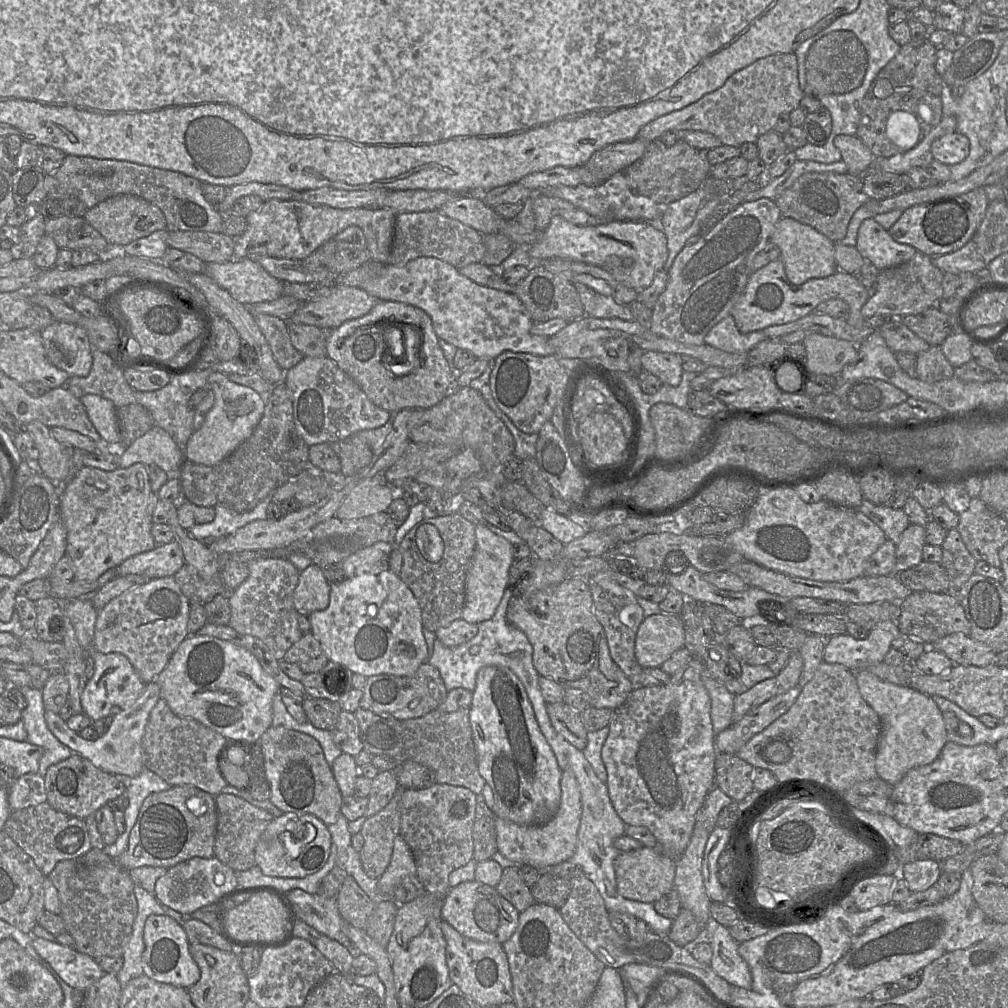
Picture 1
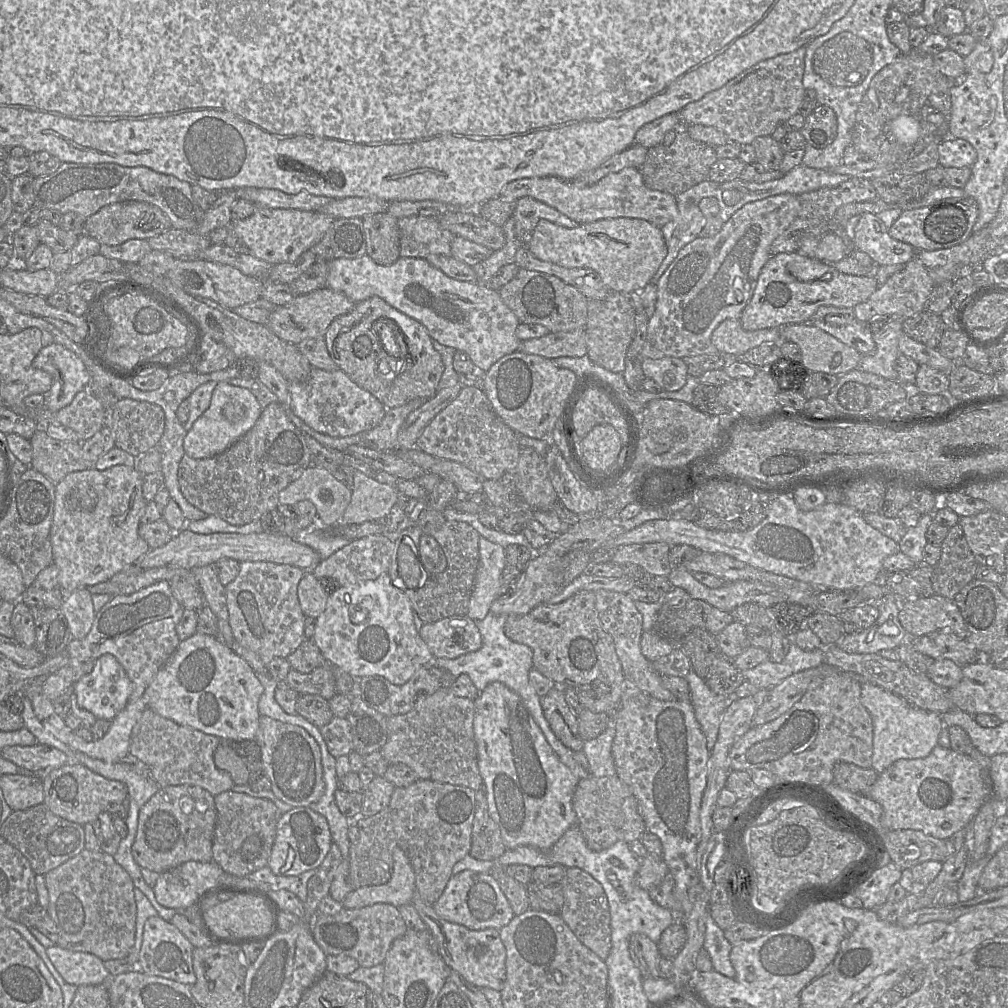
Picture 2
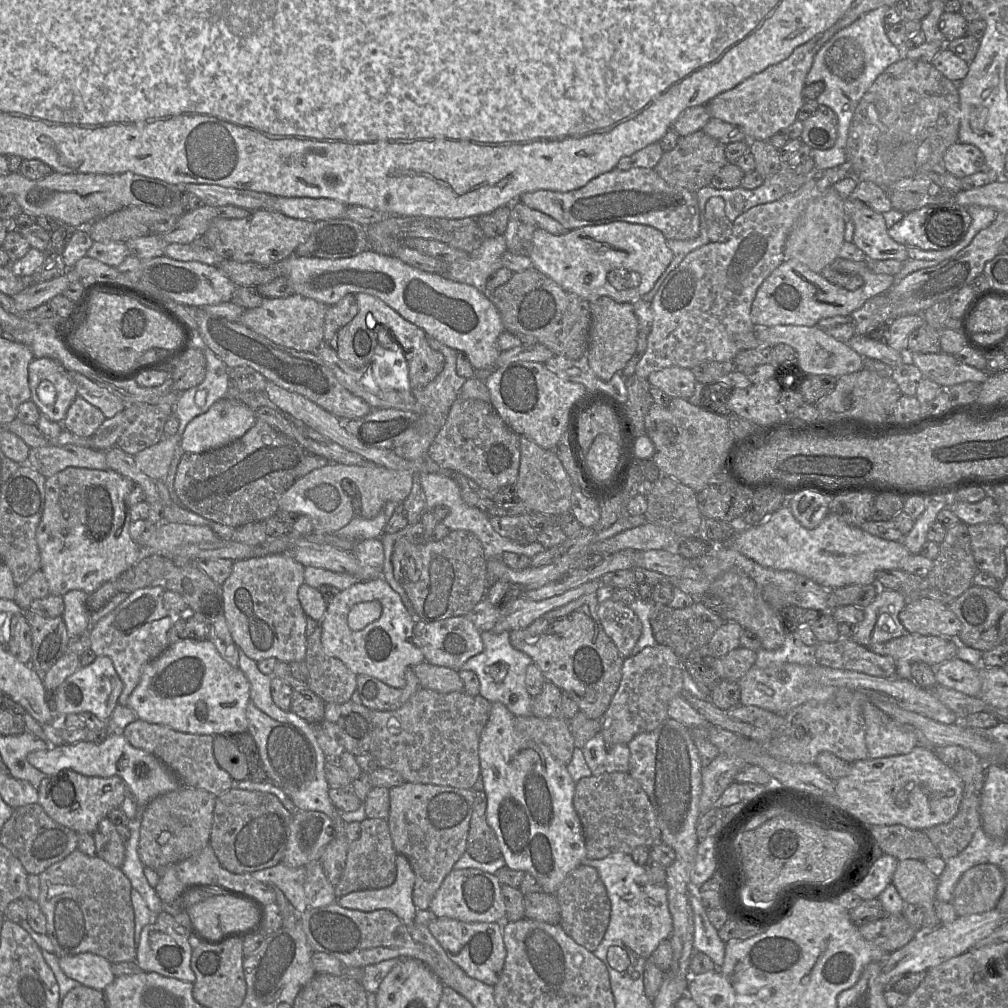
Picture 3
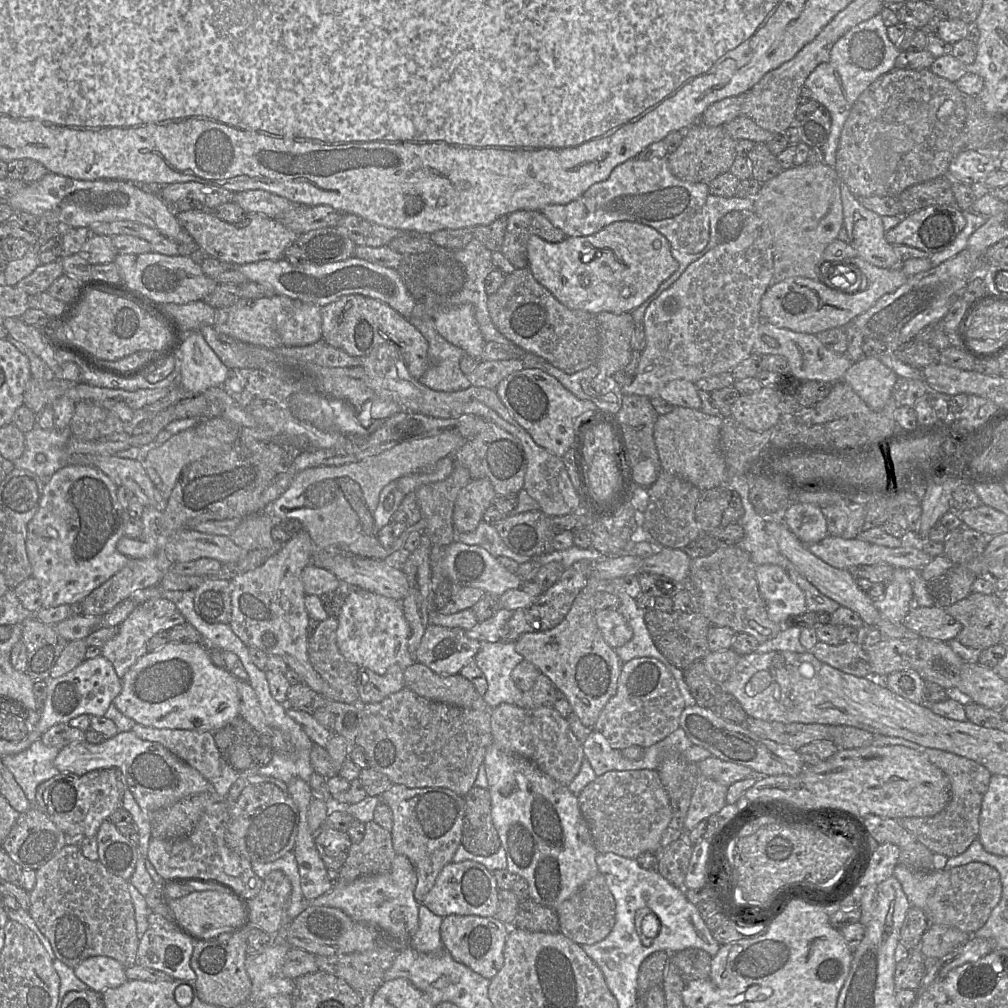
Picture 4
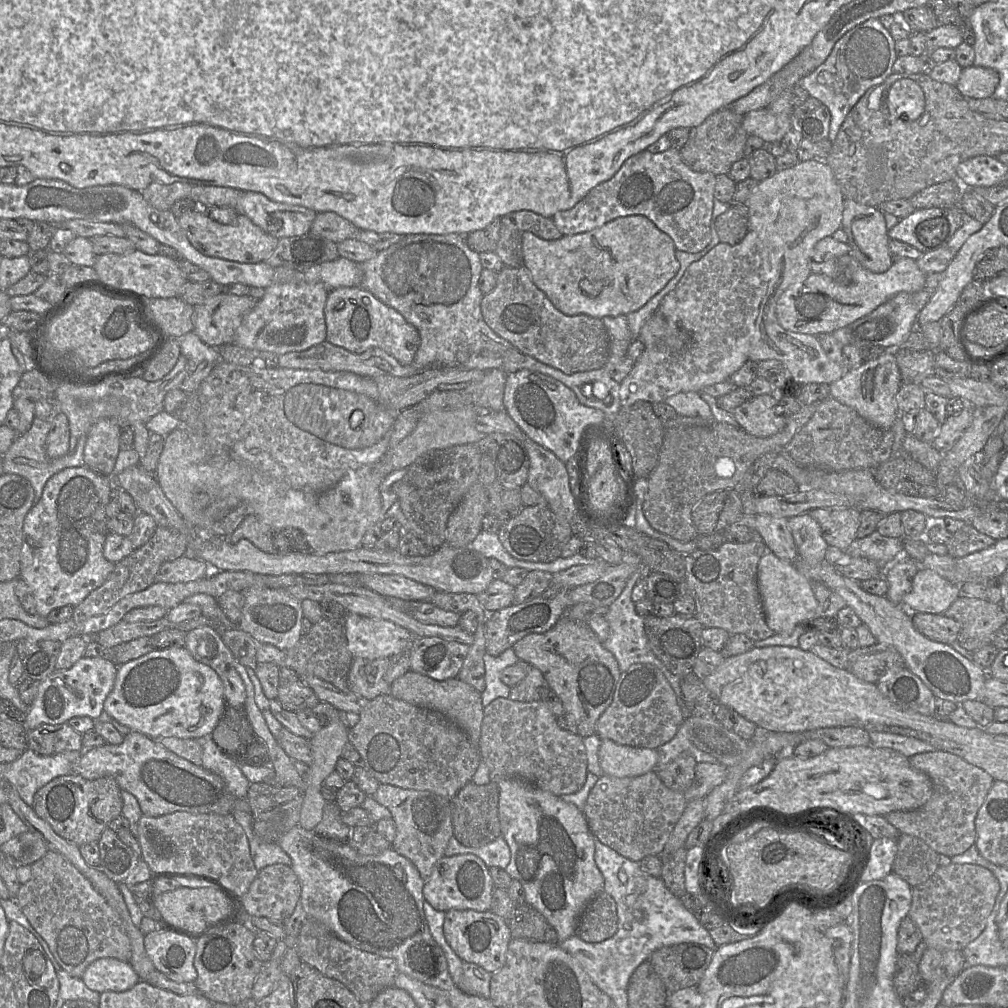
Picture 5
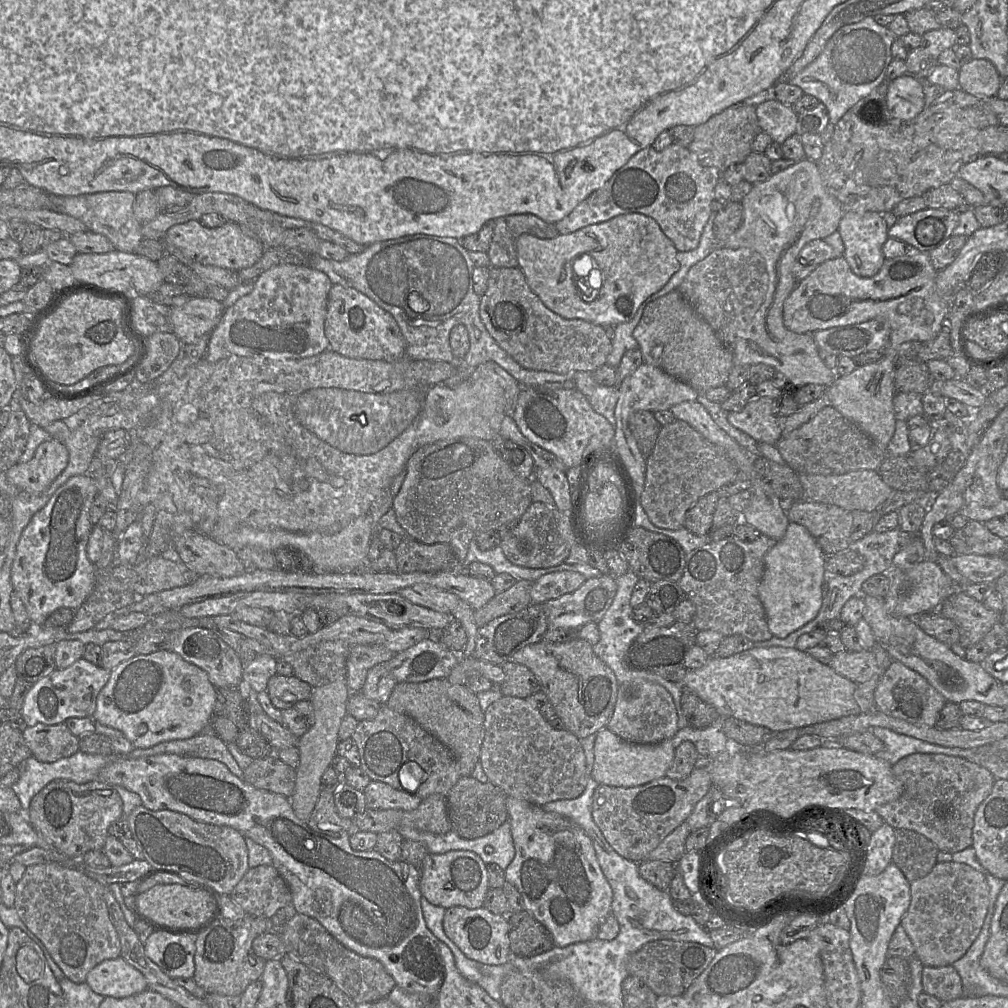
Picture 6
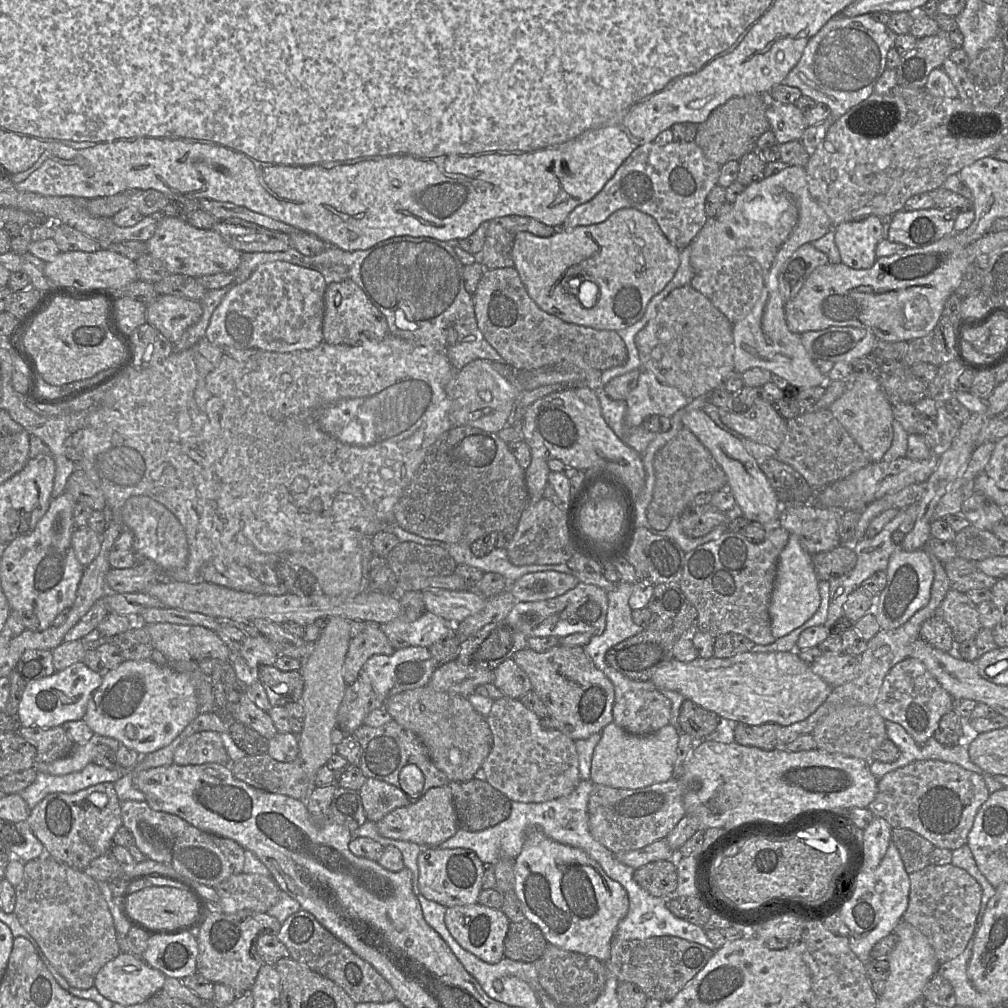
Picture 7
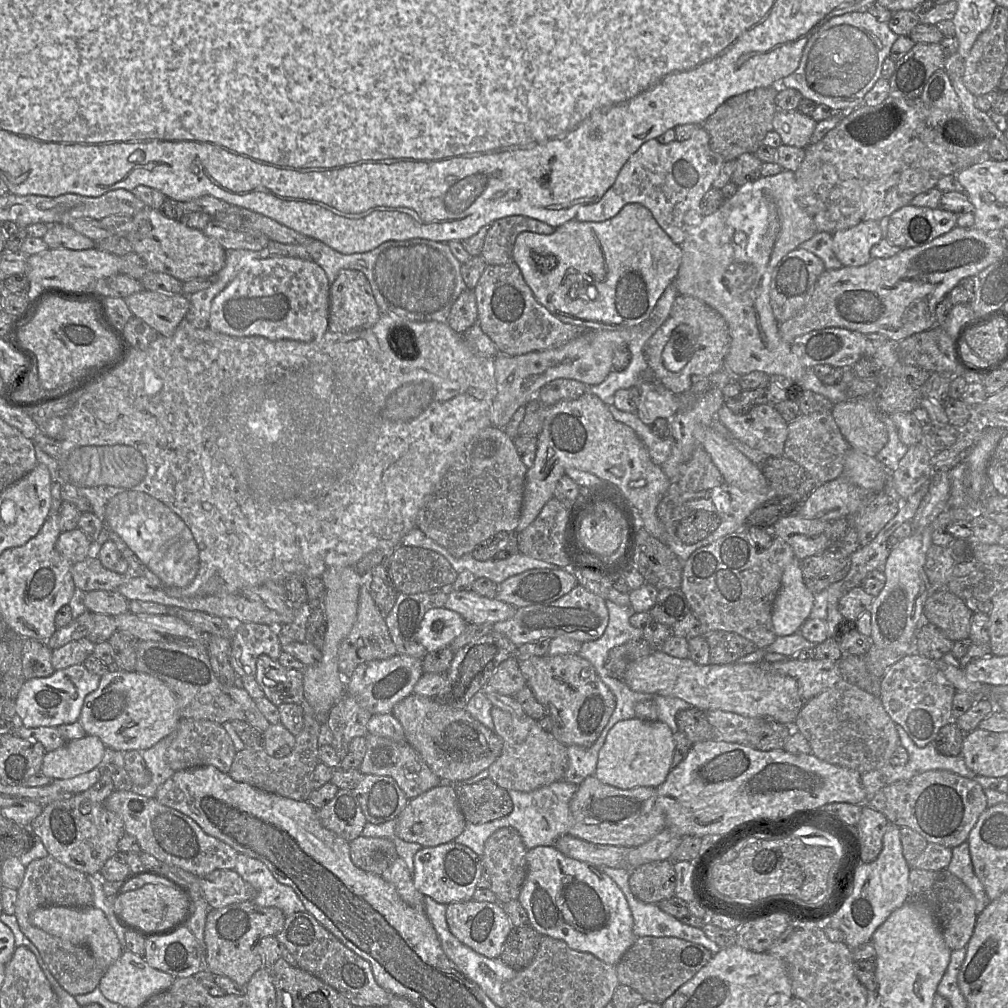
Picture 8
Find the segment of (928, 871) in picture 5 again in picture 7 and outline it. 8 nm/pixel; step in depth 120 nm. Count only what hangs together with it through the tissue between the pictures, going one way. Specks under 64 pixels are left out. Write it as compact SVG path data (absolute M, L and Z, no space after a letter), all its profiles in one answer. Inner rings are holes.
M892 828L891 841L896 845L907 874L922 870L930 864L932 843L909 829Z

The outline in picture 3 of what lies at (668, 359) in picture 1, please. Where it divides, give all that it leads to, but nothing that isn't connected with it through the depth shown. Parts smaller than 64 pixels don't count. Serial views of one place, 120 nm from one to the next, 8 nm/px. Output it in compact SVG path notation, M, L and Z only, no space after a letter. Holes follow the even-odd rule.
M670 366L652 372L647 380L671 398L688 400L694 393L696 379L690 368Z

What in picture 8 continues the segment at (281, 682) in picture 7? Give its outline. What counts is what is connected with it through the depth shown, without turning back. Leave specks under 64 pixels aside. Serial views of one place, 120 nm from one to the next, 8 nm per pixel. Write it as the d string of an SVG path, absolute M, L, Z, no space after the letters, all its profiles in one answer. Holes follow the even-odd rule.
M263 654L257 658L255 679L266 698L275 706L303 704L303 671L287 668Z

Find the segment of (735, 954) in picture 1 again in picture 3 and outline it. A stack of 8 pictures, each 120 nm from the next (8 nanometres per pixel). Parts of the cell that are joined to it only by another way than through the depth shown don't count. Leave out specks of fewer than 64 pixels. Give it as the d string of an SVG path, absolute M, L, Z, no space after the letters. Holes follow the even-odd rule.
M689 883L688 899L693 911L695 952L708 955L717 968L723 965L726 943L721 940L718 930L711 924L701 900L699 887Z

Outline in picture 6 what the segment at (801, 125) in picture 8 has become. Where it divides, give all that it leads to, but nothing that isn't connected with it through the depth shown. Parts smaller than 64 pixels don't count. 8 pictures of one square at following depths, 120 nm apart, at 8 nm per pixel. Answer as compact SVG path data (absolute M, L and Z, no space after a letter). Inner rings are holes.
M770 95L758 99L755 108L761 131L767 133L773 142L781 145L788 137L796 134L797 115L790 105Z

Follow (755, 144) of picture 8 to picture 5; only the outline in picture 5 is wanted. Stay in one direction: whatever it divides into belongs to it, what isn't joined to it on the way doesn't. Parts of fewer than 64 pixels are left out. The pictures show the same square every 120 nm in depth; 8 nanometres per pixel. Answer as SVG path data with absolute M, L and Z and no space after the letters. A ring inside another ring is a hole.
M725 107L706 118L699 126L689 130L689 138L680 149L683 162L693 171L728 175L733 163L742 159L748 134L742 126L743 115Z

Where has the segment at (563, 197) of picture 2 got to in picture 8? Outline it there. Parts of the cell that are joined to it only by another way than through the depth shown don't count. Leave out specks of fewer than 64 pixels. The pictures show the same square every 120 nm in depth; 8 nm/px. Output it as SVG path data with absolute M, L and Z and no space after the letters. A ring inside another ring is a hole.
M699 126L693 135L685 141L674 140L662 144L656 139L649 140L628 159L614 184L603 197L597 203L581 206L575 219L580 222L603 222L616 216L625 205L638 203L651 211L659 226L675 244L681 245L689 232L702 221L701 200L705 193L712 188L725 161L720 154L711 149L709 135L702 126Z

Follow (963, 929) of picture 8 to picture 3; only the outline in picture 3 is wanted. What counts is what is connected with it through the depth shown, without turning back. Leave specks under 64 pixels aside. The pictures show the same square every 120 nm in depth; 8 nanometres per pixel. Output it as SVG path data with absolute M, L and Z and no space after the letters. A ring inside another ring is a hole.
M984 863L967 870L958 880L951 899L957 916L980 914L996 908L1005 889L999 867Z

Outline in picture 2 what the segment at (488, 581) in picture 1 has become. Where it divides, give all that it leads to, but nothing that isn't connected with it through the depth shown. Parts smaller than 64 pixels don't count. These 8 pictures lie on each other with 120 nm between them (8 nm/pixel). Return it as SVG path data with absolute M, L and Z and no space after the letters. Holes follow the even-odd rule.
M480 535L479 565L469 601L468 617L480 621L490 612L492 603L498 598L501 576L506 566L505 548Z

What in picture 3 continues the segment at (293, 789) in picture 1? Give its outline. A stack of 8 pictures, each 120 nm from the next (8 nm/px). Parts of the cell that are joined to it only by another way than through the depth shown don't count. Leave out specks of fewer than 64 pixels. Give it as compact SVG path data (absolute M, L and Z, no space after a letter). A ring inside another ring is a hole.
M251 700L246 708L248 731L253 736L263 763L263 769L274 785L282 787L298 787L309 782L315 775L315 751L302 730L280 723L259 710Z

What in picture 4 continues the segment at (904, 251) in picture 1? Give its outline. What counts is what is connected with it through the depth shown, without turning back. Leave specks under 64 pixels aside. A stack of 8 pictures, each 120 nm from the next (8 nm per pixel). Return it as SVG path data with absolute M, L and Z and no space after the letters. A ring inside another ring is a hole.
M840 180L844 227L858 257L879 268L897 268L899 256L885 238L882 218L866 209Z

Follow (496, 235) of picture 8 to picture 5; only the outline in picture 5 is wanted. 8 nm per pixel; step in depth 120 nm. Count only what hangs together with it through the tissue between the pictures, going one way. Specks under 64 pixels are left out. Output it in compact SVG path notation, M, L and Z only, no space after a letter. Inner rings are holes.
M530 210L510 212L500 220L500 238L495 253L506 267L519 268L523 265L522 234L525 231L545 240L555 240L562 236L551 218Z

